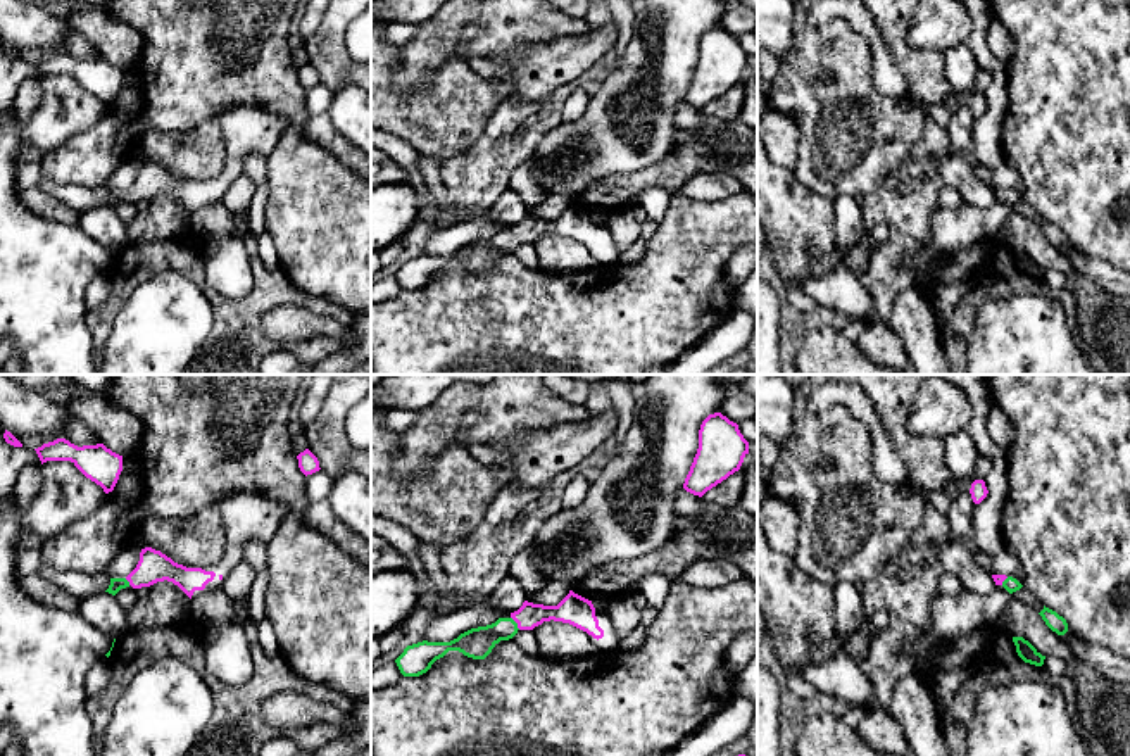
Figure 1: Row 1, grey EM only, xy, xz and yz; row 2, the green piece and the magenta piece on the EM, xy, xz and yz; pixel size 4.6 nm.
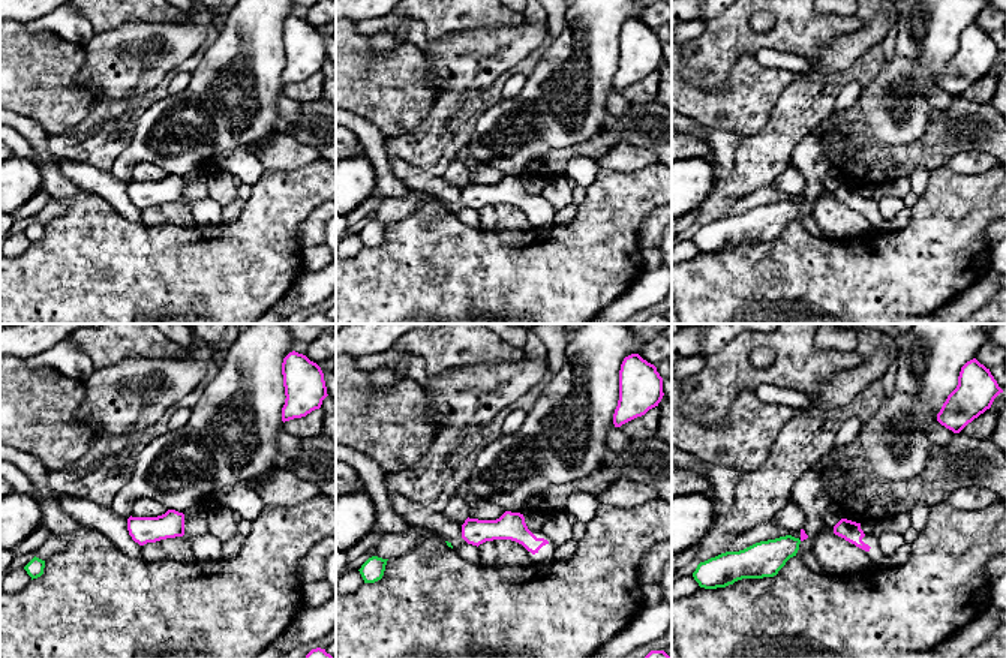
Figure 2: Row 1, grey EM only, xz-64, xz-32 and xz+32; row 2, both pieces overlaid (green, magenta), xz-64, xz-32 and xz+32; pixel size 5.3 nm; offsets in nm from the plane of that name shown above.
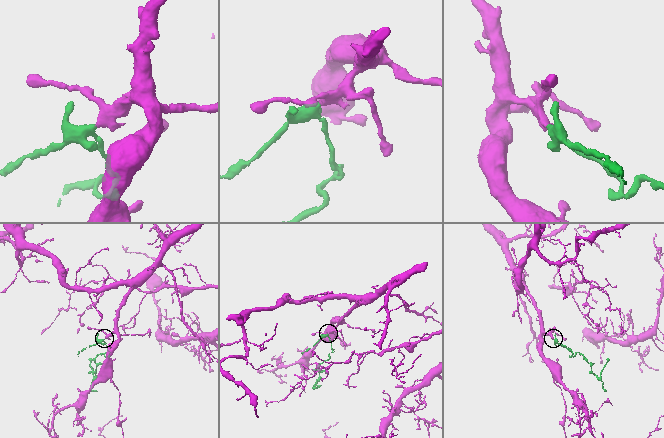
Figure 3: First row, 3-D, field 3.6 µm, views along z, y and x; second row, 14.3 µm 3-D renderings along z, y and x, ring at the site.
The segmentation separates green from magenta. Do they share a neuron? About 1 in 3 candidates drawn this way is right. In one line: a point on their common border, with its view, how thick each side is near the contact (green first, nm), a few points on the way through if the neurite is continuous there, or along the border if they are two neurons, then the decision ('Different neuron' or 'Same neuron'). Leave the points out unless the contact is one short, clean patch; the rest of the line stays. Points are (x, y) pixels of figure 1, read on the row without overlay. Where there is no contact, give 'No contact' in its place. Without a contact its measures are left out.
Touches green at xz (516, 237). Thickness 140 nm (green) against 120 nm. Path across: xz (477, 256), (516, 237), (530, 228). Same neuron

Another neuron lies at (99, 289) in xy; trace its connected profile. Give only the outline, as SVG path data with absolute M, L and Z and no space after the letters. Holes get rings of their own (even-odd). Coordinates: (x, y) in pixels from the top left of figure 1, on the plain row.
M105 269L93 276L93 280L86 287L86 309L98 309L110 293L110 273Z

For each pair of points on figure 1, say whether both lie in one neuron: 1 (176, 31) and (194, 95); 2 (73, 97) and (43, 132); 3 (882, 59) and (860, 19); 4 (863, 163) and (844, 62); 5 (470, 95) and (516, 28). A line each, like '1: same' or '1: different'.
1: same
2: same
3: same
4: same
5: different

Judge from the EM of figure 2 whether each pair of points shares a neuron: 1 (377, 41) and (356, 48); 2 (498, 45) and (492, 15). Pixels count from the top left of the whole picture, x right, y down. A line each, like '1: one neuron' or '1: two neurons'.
1: two neurons
2: two neurons

